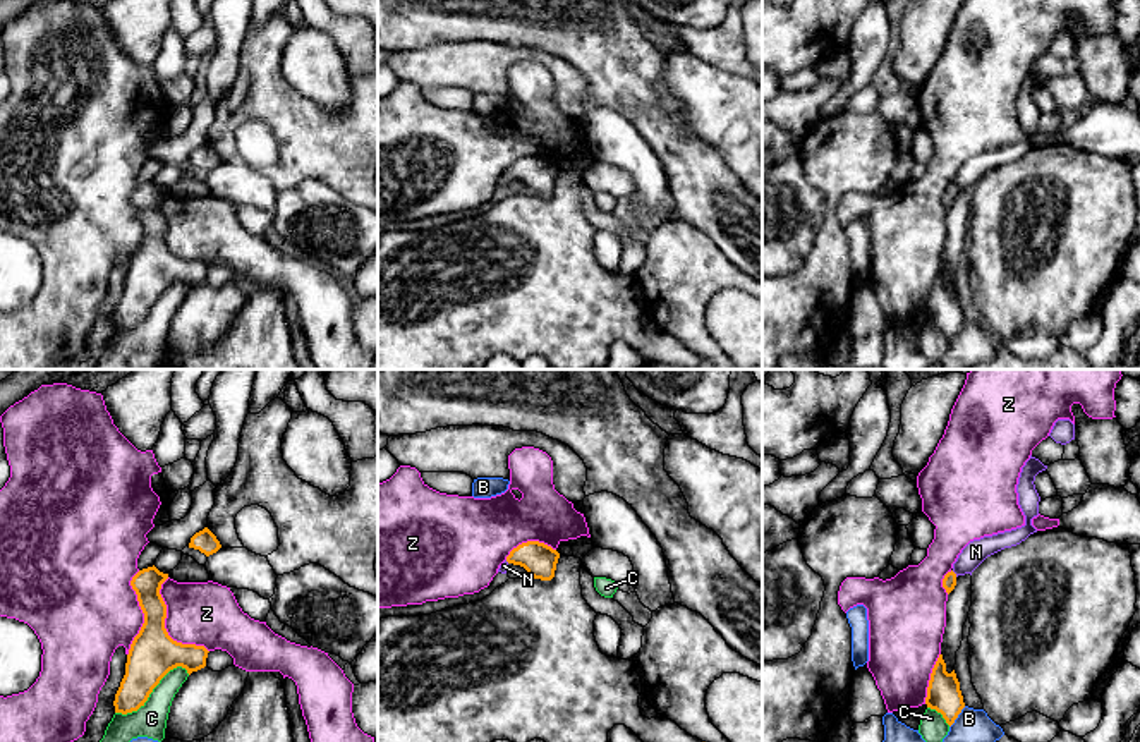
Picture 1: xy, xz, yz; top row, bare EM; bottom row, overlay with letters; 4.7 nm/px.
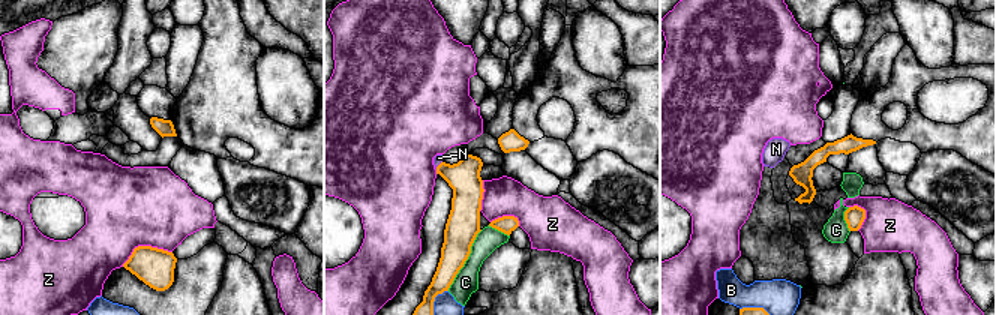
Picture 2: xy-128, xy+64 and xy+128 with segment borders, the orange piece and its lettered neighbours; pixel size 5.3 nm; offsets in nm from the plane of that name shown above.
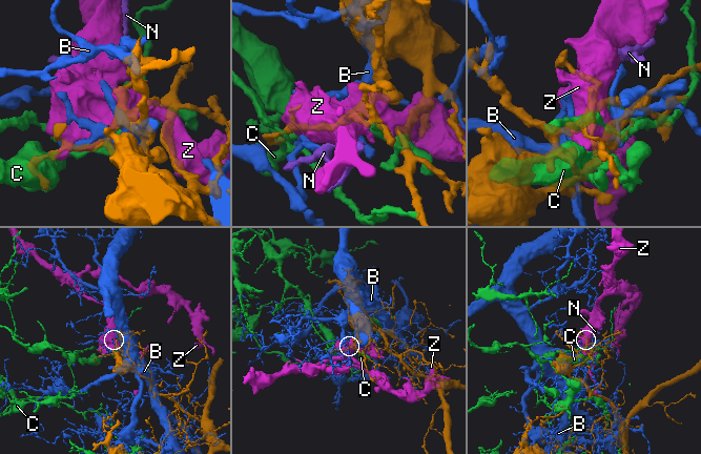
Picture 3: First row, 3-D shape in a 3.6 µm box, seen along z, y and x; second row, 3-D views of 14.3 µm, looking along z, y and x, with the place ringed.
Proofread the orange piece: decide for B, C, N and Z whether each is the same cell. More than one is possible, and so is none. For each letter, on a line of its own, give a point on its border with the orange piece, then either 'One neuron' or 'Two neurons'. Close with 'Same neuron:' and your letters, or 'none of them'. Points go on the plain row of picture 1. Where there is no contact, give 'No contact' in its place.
B: Touches orange at yz (957, 332). Two neurons
C: Touches orange at xy (151, 306). Two neurons
N: Touches orange at yz (955, 189). One neuron
Z: Touches orange at xy (163, 241). Two neurons
Same neuron: N

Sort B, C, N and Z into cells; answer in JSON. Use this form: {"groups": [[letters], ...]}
{"groups": [["B"], ["C"], ["N"], ["Z"]]}

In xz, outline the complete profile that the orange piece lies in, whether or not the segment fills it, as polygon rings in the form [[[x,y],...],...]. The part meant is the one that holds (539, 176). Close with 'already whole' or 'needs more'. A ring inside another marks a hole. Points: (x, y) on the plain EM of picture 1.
[[[527,156],[518,160],[506,172],[508,179],[520,180],[529,192],[551,196],[555,192],[560,168],[539,156]]]; already whole

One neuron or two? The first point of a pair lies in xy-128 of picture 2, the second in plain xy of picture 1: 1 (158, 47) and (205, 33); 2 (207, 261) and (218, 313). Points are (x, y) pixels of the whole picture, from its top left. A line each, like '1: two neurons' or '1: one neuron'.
1: one neuron
2: one neuron

